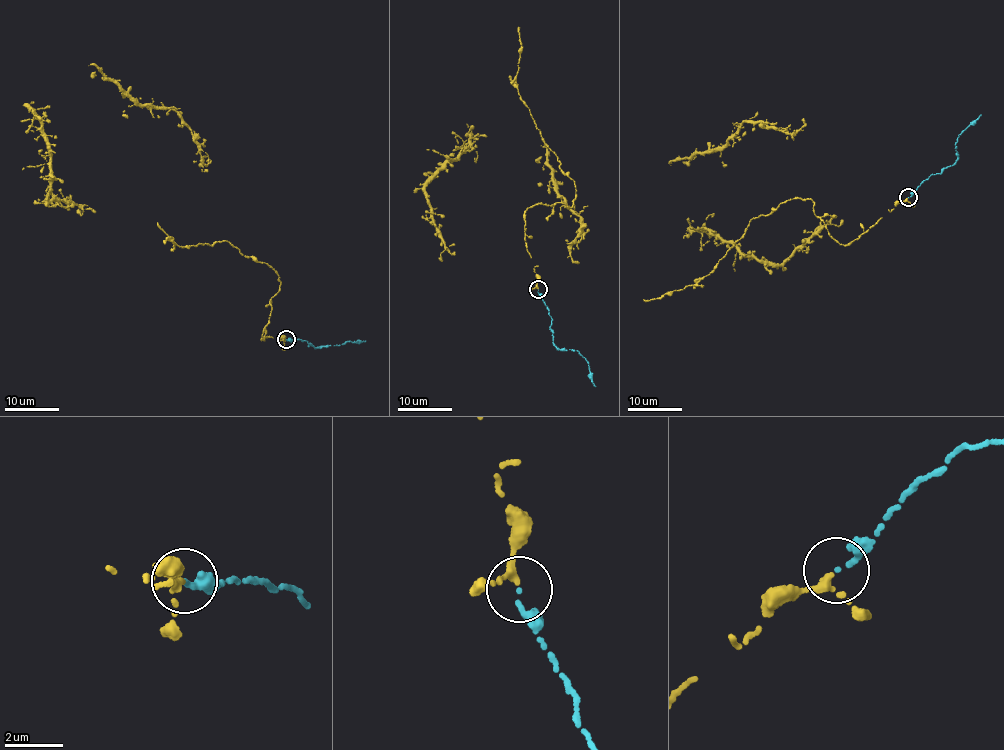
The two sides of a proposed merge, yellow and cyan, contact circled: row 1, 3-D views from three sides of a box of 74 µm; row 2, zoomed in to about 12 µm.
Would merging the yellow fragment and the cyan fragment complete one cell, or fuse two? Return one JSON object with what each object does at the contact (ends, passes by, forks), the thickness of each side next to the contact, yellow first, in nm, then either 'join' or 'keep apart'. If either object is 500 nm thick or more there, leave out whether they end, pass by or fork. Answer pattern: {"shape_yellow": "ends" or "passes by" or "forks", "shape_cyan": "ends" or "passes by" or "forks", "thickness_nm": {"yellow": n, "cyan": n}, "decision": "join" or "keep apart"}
{"shape_yellow": "passes by", "shape_cyan": "ends", "thickness_nm": {"yellow": 240, "cyan": 160}, "decision": "join"}

